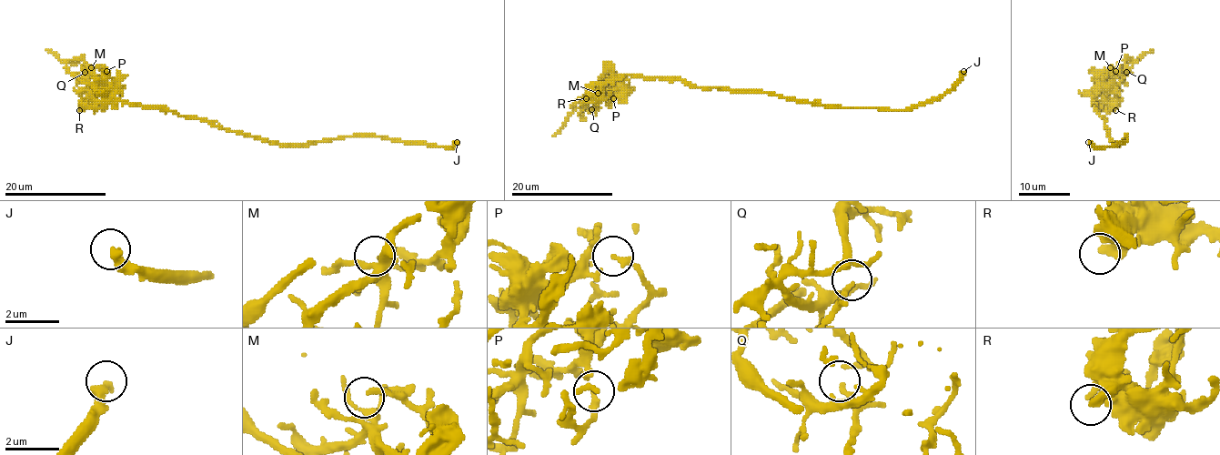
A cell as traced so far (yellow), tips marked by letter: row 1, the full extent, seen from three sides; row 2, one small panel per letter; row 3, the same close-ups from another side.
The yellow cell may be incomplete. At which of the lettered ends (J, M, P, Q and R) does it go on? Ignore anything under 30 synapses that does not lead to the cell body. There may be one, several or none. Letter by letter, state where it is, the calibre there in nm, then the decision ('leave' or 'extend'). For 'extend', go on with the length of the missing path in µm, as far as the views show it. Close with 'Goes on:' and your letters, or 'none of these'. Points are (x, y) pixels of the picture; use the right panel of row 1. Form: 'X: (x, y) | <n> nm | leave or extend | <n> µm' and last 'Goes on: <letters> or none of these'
J: (1088, 142) | 360 nm | leave
M: (1110, 67) | 160 nm | leave
P: (1115, 71) | 140 nm | leave
Q: (1126, 72) | 130 nm | leave
R: (1115, 110) | 400 nm | leave
Goes on: none of these

